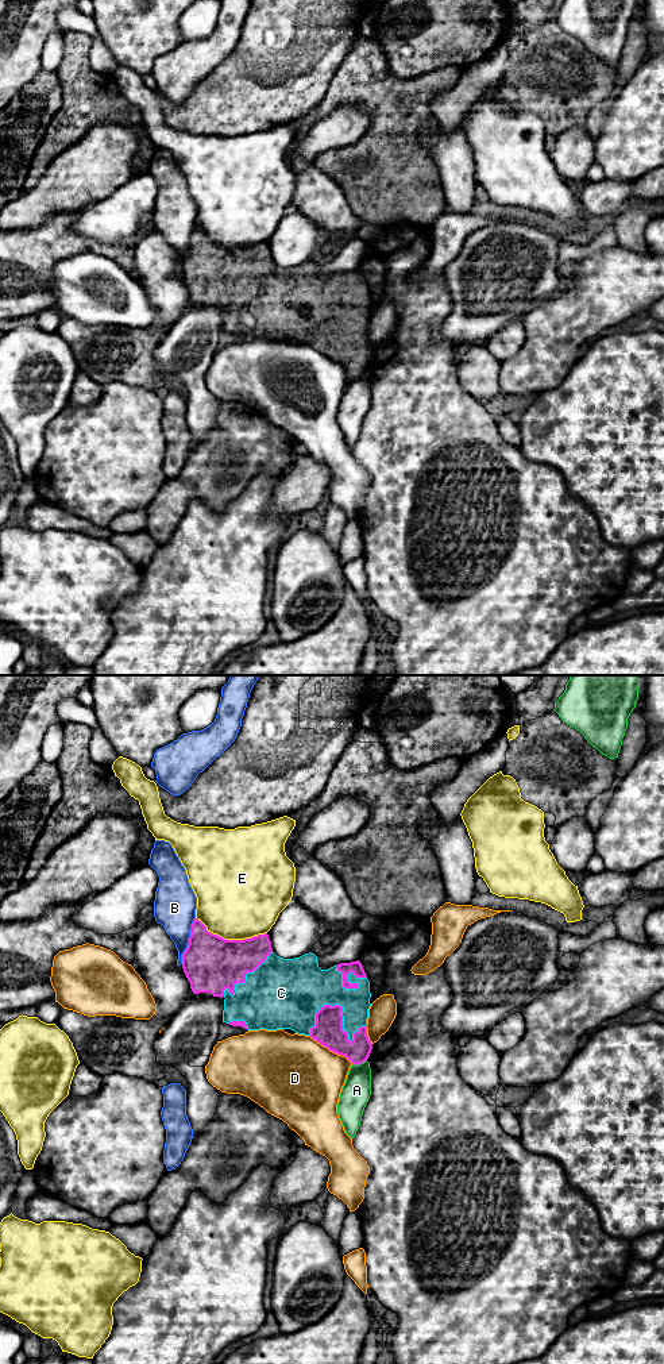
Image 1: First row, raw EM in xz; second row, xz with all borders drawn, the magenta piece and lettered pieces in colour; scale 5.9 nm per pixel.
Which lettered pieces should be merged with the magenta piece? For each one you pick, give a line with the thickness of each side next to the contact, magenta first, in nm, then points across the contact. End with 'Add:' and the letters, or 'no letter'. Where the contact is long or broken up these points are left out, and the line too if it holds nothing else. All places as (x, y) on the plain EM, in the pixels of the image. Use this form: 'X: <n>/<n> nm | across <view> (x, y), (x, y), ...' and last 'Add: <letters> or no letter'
C: 180/300 nm
Add: C

